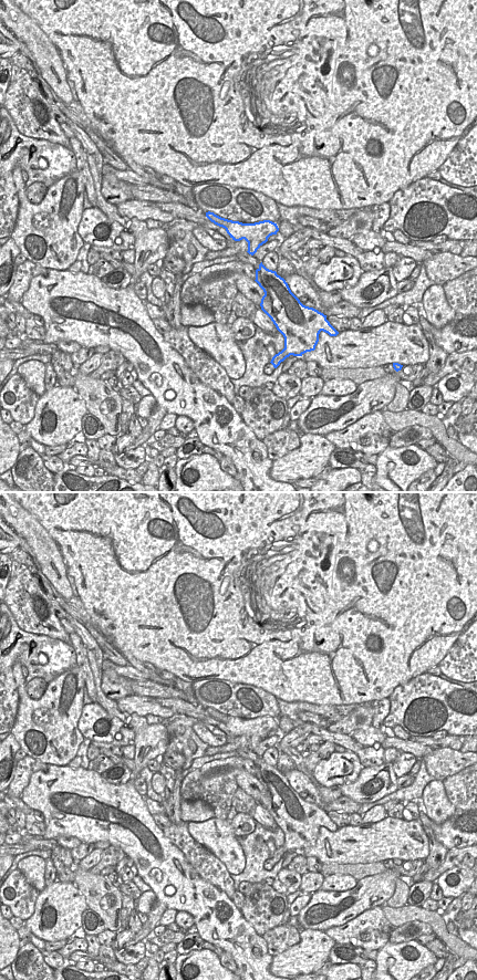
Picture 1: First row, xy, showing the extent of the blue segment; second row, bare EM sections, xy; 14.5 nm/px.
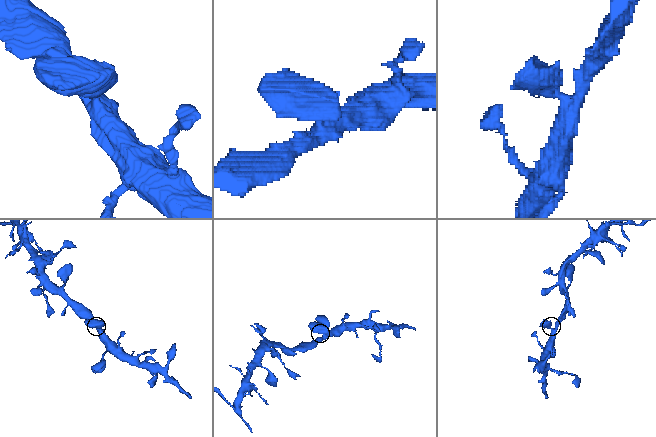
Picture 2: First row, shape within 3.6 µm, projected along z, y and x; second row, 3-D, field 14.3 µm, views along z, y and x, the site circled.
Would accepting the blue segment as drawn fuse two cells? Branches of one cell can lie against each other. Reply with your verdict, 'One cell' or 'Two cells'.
One cell.

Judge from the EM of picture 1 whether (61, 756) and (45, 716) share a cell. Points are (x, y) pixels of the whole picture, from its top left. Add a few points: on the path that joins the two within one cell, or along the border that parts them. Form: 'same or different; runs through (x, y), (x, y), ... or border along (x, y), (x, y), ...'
same; runs through (58, 746), (45, 726)

